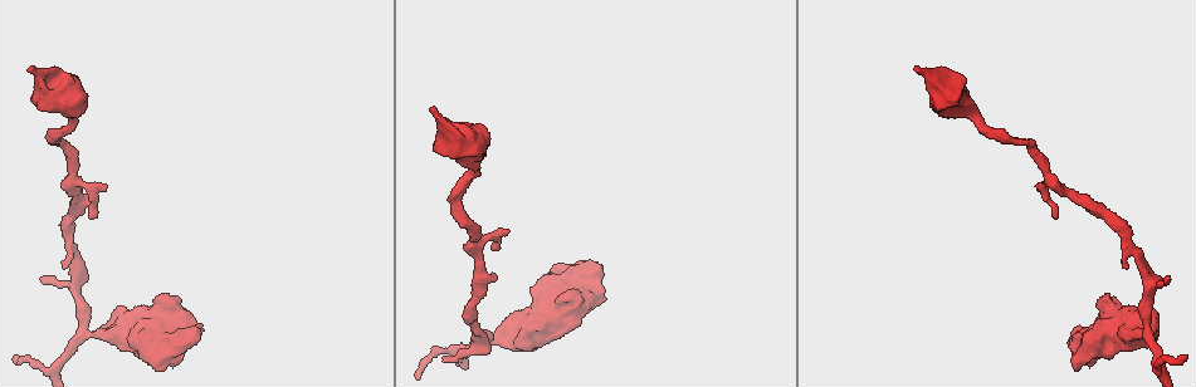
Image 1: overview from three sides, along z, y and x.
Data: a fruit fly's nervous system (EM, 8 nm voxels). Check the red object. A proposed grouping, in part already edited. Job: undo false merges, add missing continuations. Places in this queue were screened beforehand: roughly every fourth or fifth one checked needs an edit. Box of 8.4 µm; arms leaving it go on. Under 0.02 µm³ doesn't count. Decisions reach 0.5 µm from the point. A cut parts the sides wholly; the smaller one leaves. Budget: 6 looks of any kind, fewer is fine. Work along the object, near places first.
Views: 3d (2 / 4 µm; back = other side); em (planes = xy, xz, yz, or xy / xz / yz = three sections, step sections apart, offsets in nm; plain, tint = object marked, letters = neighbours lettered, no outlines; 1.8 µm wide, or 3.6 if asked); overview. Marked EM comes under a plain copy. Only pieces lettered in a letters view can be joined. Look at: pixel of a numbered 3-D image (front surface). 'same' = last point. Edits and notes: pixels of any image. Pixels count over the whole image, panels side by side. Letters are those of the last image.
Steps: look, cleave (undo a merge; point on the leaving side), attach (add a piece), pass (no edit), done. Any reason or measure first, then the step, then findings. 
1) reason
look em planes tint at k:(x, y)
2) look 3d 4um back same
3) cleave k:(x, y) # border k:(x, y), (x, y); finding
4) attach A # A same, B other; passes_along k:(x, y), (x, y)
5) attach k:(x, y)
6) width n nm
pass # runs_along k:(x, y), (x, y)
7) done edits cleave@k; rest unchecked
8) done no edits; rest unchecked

look 3d 4um at 1:(1074, 368)

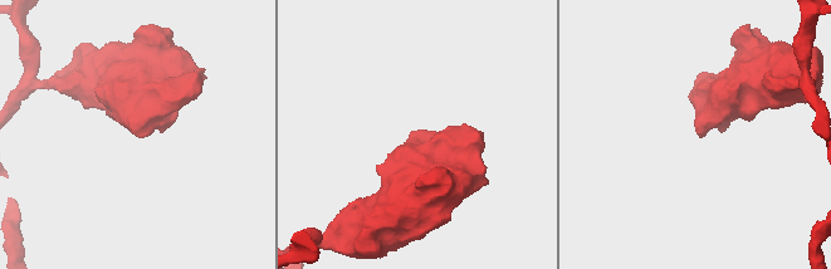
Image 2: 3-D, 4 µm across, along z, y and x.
shape alone is not enough
look em planes letters at 2:(702, 137)

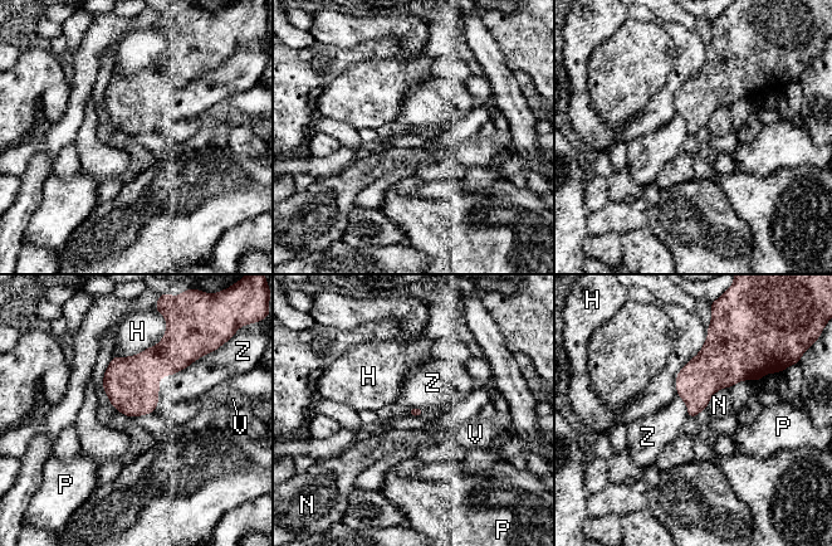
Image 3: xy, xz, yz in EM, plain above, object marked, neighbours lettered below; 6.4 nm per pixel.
pass # H other, N other, P other, V other, Z other; border 3:(199, 359), (169, 376); no lettered piece goes on from it

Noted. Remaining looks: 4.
sharp bend
look em 3.6um xz step 16 tint at 1:(1149, 332)

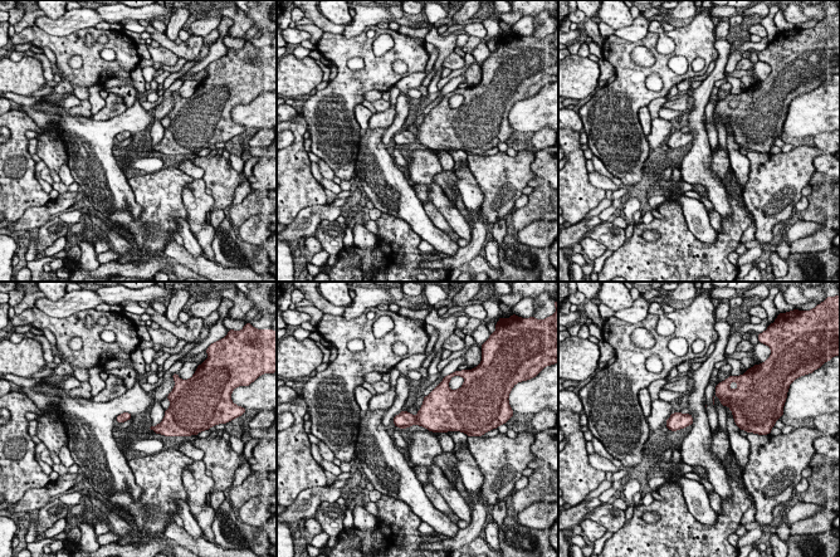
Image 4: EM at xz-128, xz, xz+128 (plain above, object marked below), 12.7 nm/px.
another direction
look em 3.6um planes letters same

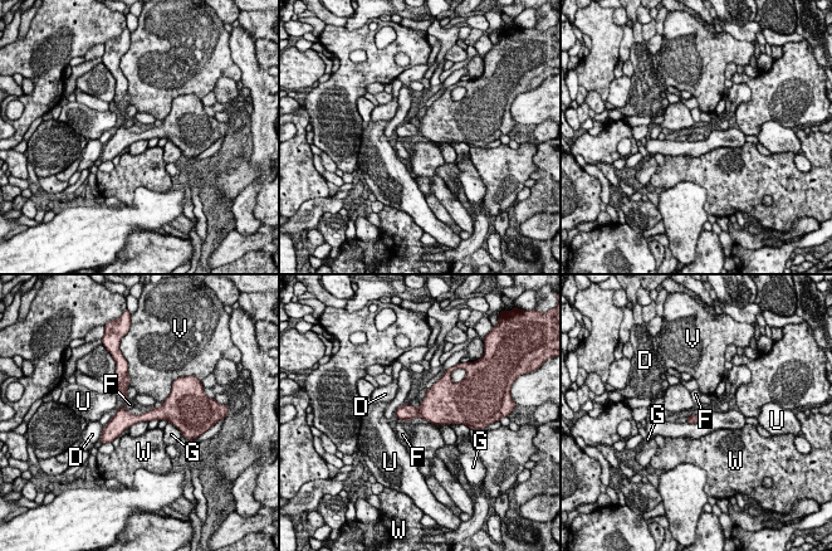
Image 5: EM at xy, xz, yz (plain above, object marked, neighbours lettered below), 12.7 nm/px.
pass # D other, F other, G other, U other, V other, W other; runs_along 5:(175, 414), (123, 419), (107, 432); one neuron here

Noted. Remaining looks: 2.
branch stops here
look em planes letters at 1:(914, 65)

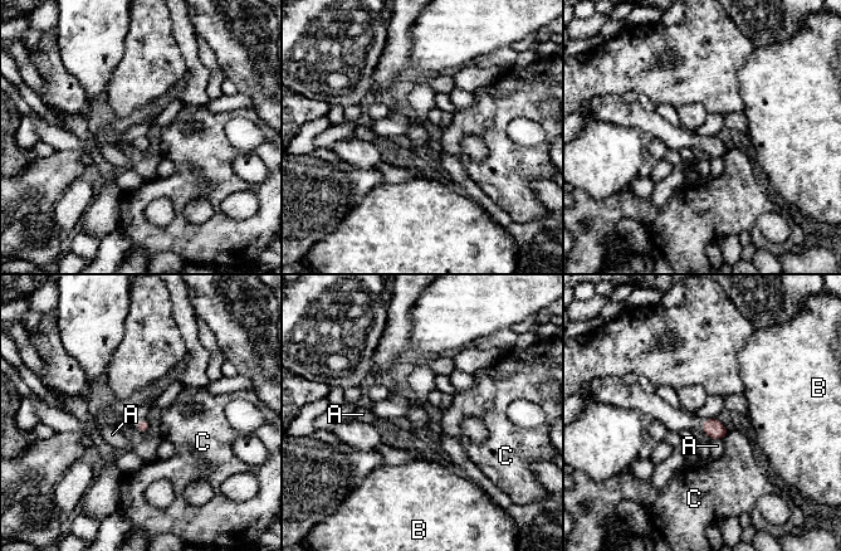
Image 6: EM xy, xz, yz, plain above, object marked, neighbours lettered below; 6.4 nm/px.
longest_contact A 80 nm
pass # A other, B other, C other; no lettered piece goes on from it

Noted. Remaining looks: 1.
done no edits; rest unchecked

